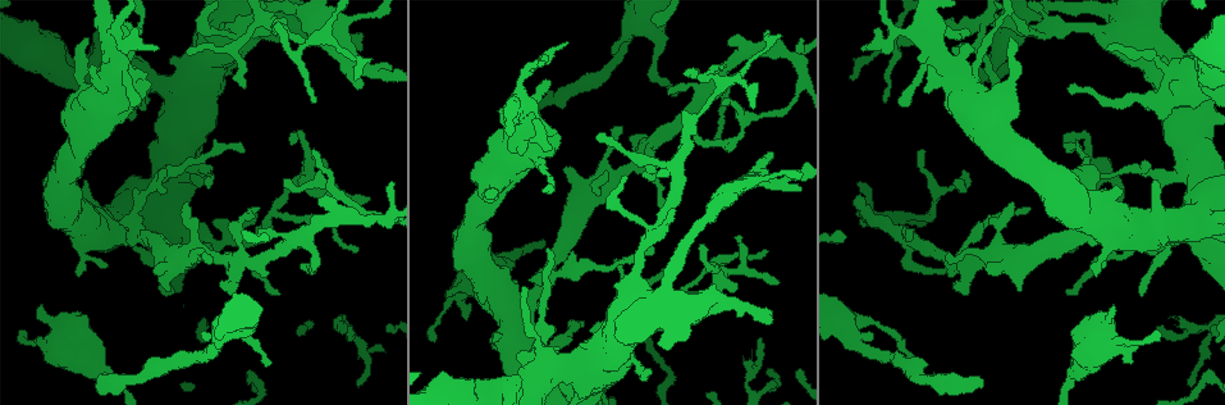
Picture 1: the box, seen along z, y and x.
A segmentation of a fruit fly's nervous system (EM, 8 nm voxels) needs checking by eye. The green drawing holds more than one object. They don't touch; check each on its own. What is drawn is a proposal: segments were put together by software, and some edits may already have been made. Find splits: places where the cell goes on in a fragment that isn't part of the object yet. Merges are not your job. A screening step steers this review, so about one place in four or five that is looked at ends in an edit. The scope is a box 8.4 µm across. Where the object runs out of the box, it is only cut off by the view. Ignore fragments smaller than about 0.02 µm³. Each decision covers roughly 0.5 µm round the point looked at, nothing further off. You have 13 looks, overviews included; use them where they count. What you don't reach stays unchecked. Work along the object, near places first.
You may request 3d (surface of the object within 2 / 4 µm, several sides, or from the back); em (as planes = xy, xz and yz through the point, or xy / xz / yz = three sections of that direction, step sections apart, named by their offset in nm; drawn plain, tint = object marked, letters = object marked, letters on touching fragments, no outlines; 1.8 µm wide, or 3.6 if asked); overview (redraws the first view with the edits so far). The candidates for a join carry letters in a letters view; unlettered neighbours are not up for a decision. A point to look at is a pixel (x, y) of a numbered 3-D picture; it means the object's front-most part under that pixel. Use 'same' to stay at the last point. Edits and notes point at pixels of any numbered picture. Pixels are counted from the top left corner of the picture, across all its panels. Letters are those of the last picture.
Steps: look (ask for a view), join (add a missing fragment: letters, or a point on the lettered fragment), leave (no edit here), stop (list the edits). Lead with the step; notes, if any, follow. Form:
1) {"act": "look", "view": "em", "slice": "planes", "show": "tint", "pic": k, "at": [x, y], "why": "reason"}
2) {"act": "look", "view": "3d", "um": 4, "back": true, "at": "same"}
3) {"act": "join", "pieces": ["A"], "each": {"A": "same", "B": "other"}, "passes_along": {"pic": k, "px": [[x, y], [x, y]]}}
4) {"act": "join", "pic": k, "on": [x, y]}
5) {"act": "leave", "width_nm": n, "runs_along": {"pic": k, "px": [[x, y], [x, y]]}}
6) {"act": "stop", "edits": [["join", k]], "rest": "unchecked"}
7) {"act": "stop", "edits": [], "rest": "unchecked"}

{"act": "look", "view": "3d", "um": 4, "pic": 1, "at": [924, 37], "why": "a fork"}

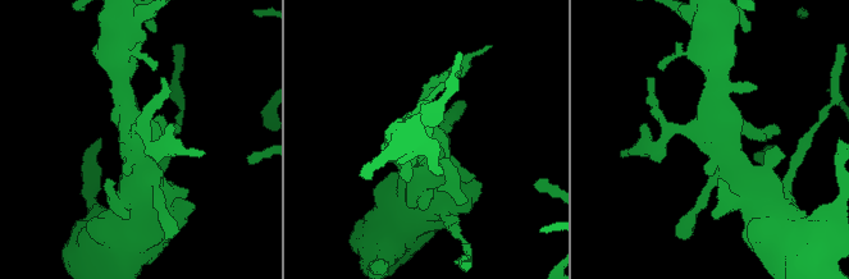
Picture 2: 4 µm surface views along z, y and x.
{"act": "look", "view": "em", "slice": "xz", "step": 8, "show": "tint", "pic": 2, "at": [712, 132], "why": "now the EM"}

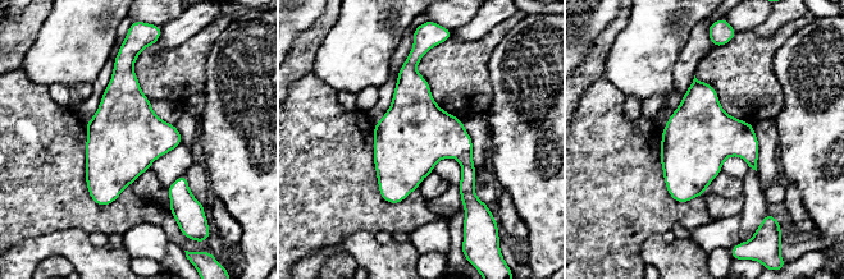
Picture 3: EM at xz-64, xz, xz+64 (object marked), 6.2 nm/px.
{"act": "look", "view": "em", "slice": "planes", "show": "letters", "at": "same", "why": "another direction"}

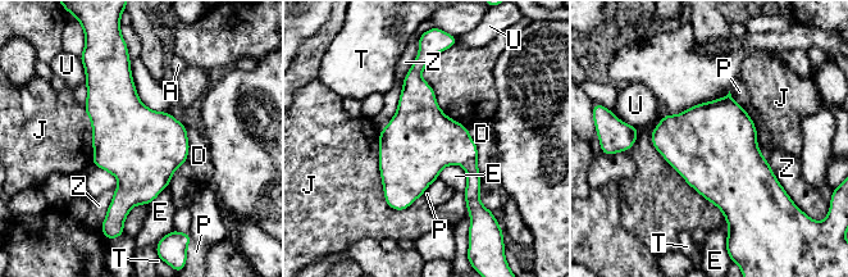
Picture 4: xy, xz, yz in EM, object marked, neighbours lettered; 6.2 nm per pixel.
{"act": "leave", "width_nm": 460, "each": {"A": "other", "D": "other", "E": "other", "J": "other", "P": "other", "T": "other", "U": "other", "Z": "other"}, "border": {"pic": 4, "px": [[445, 166], [463, 167], [463, 193]]}, "found": "none of them fits"}

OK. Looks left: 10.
{"act": "look", "view": "em", "um": 3.6, "slice": "planes", "show": "letters", "pic": 1, "at": [96, 230], "why": "sharp bend"}

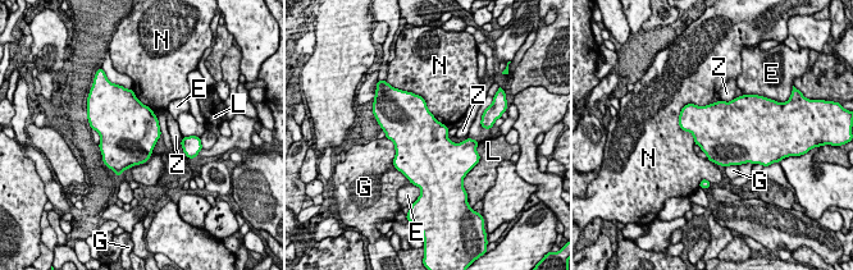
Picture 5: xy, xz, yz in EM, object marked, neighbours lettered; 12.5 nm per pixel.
{"act": "leave", "each": {"E": "other", "G": "other", "L": "other", "N": "other", "Z": "other"}, "border": {"pic": 5, "px": [[719, 100], [682, 109], [693, 143]]}, "found": "no lettered fragment goes on from it"}

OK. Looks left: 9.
{"act": "look", "view": "3d", "um": 4, "pic": 1, "at": [993, 83], "why": "branch stops here"}

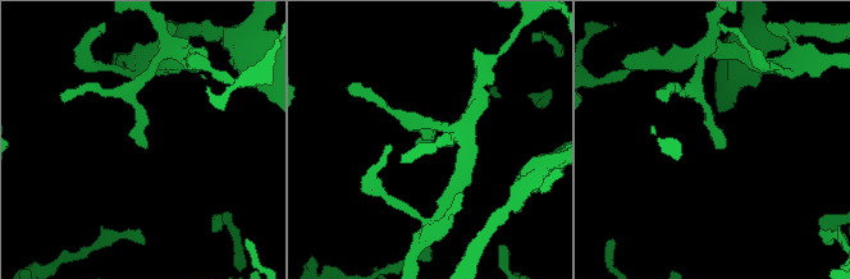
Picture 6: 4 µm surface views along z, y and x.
{"act": "look", "view": "em", "slice": "planes", "show": "letters", "pic": 6, "at": [722, 146], "why": "now the EM"}

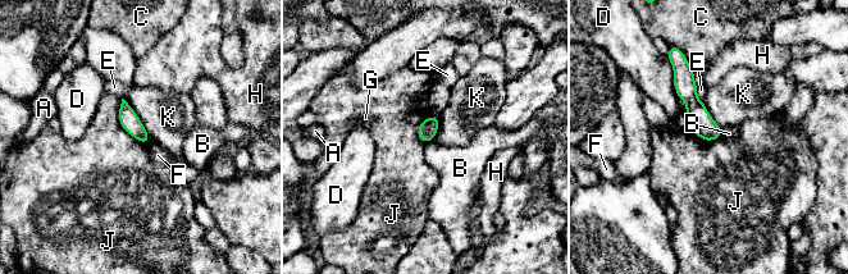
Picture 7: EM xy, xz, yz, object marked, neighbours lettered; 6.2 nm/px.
{"act": "leave", "each": {"A": "other", "B": "other", "C": "other", "D": "other", "E": "other", "F": "other", "G": "other", "H": "other", "J": "other", "K": "other"}, "found": "none of them fits"}

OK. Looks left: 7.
{"act": "look", "view": "em", "slice": "planes", "show": "letters", "pic": 1, "at": [1012, 205], "why": "thin end"}

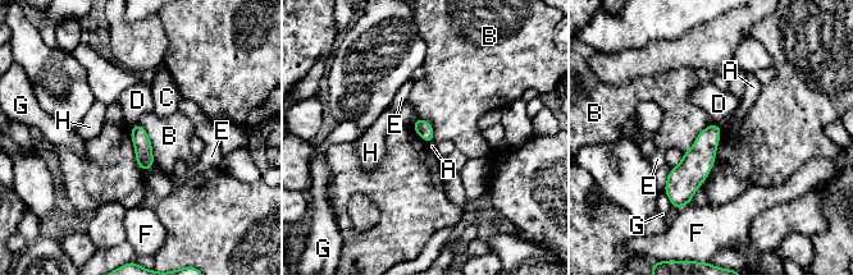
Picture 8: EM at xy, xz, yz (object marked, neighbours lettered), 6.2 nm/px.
{"act": "leave", "each": {"A": "other", "B": "other", "C": "other", "D": "other", "E": "other", "F": "other", "G": "other", "H": "other"}, "runs_along": {"pic": 8, "px": [[715, 127], [696, 166], [673, 198]]}, "found": "no lettered fragment goes on from it"}

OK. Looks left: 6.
{"act": "look", "view": "em", "um": 3.6, "slice": "planes", "show": "letters", "pic": 1, "at": [982, 378], "why": "free end"}

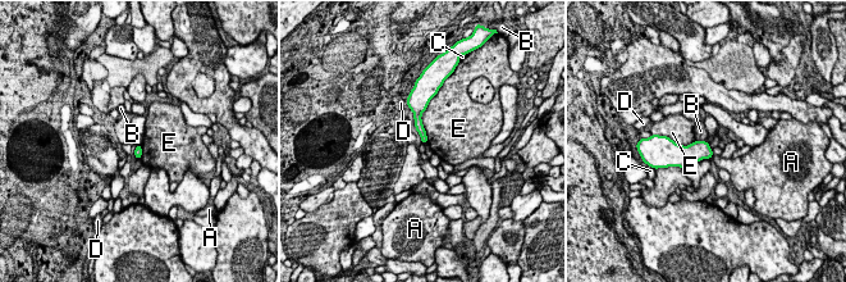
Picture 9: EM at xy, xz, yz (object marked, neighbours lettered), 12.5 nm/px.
{"act": "leave", "each": {"A": "other", "B": "other", "C": "other", "D": "other", "E": "other"}, "border": {"pic": 9, "px": [[137, 145], [135, 157]]}, "found": "no lettered fragment goes on from it"}

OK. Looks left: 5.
{"act": "stop", "edits": [], "rest": "unchecked"}

